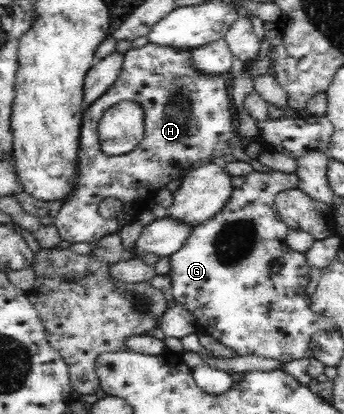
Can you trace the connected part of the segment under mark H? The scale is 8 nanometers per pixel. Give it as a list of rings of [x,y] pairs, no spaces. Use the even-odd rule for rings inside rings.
[[[145,44],[141,48],[130,49],[124,54],[123,67],[115,83],[105,95],[83,113],[83,124],[80,128],[79,161],[77,161],[76,190],[67,197],[56,216],[54,224],[62,240],[71,244],[99,240],[105,234],[113,234],[123,228],[123,225],[138,220],[139,214],[149,210],[145,202],[149,196],[153,197],[159,188],[165,187],[171,180],[181,174],[181,169],[203,160],[221,161],[224,155],[231,153],[229,142],[235,138],[239,121],[231,112],[232,102],[225,83],[231,73],[205,75],[198,72],[192,64],[192,50],[183,48],[159,47],[157,44]],[[132,101],[141,107],[144,112],[144,137],[129,154],[111,157],[103,153],[99,142],[98,126],[101,117],[108,108],[119,102]],[[105,198],[118,198],[122,202],[120,213],[109,219],[101,216],[97,208]]]

